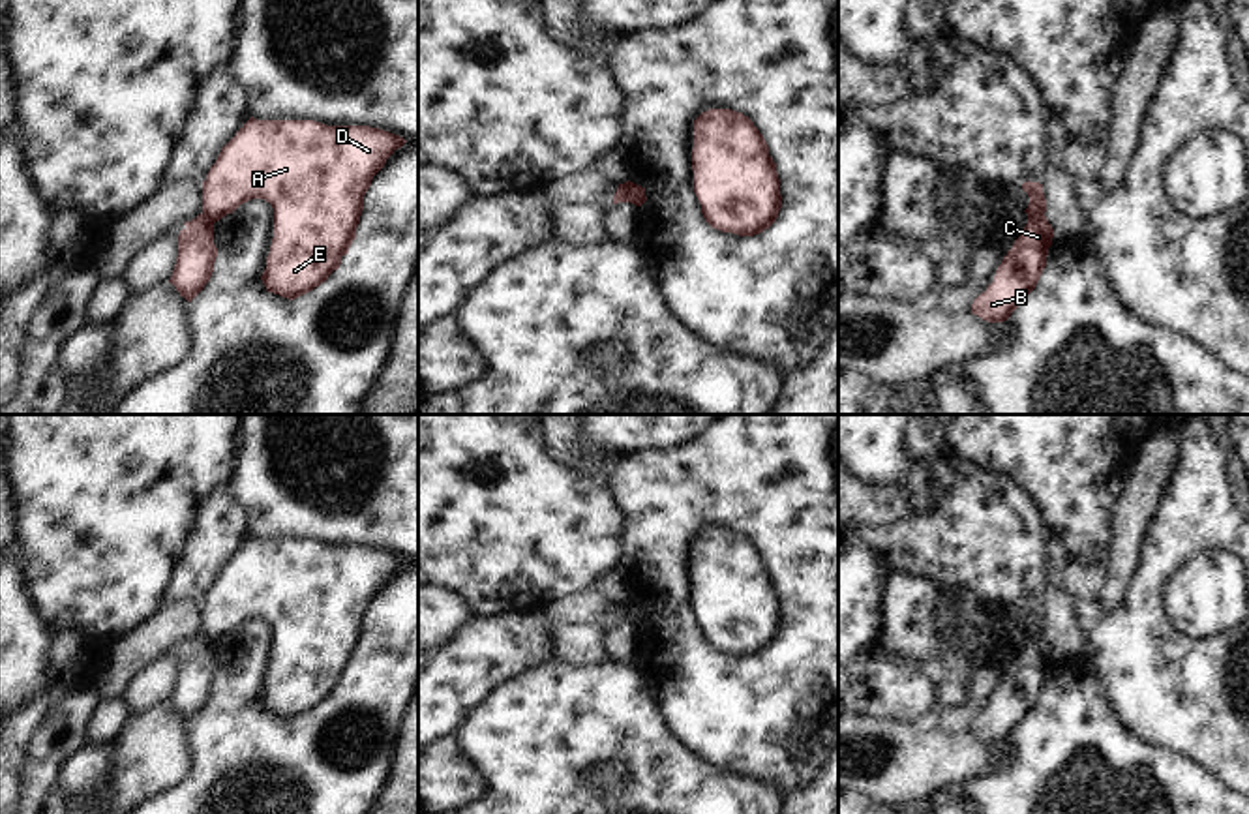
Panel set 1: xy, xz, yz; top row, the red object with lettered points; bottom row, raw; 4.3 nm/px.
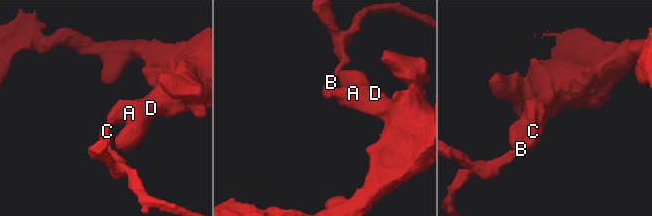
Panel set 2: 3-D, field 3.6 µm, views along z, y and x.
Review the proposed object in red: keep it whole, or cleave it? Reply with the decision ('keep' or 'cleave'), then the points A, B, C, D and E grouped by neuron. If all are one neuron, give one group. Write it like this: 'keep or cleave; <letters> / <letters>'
cleave; A D E / B C

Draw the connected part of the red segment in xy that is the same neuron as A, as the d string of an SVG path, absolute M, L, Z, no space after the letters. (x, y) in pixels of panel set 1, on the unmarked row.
M249 538L221 568L203 602L203 636L214 645L240 625L264 619L274 628L274 658L261 696L268 713L294 720L339 688L356 658L364 615L386 580L407 561L369 546Z

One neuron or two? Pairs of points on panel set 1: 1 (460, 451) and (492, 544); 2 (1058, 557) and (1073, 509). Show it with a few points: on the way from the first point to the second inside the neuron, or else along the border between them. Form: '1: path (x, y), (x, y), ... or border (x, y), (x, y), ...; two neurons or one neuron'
1: path (452, 473), (452, 479), (492, 522); one neuron
2: border (1051, 541), (1064, 550), (1069, 563); two neurons

